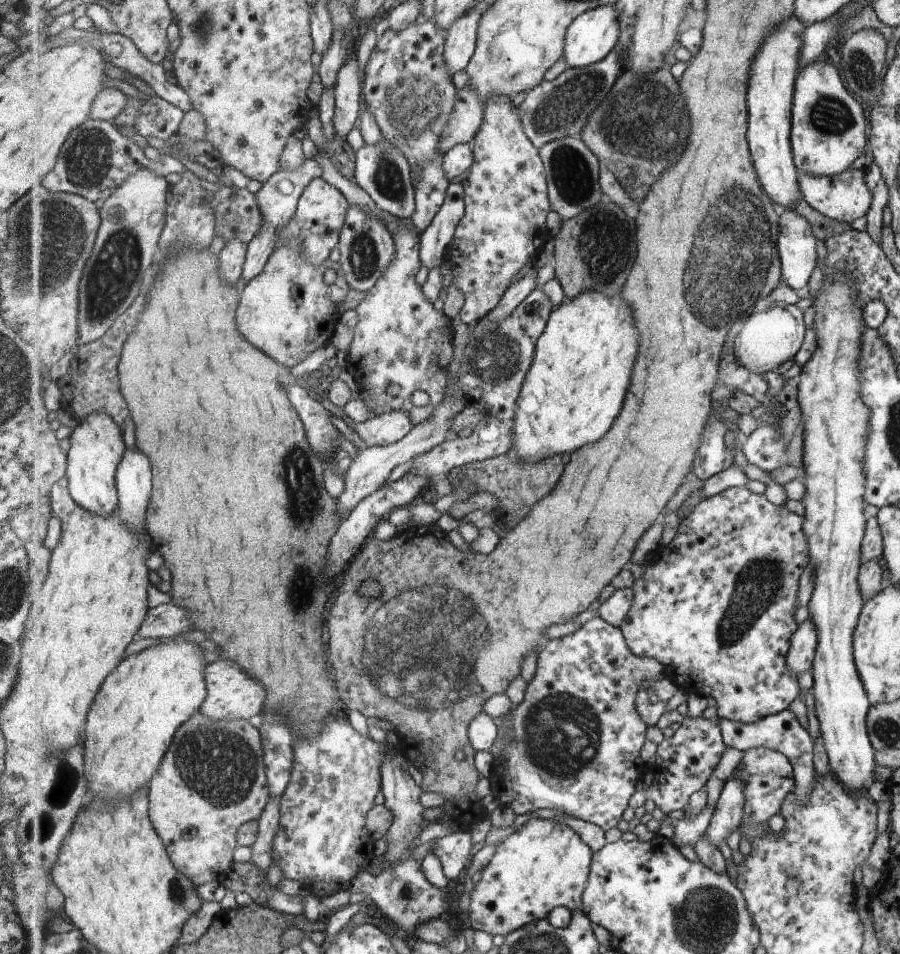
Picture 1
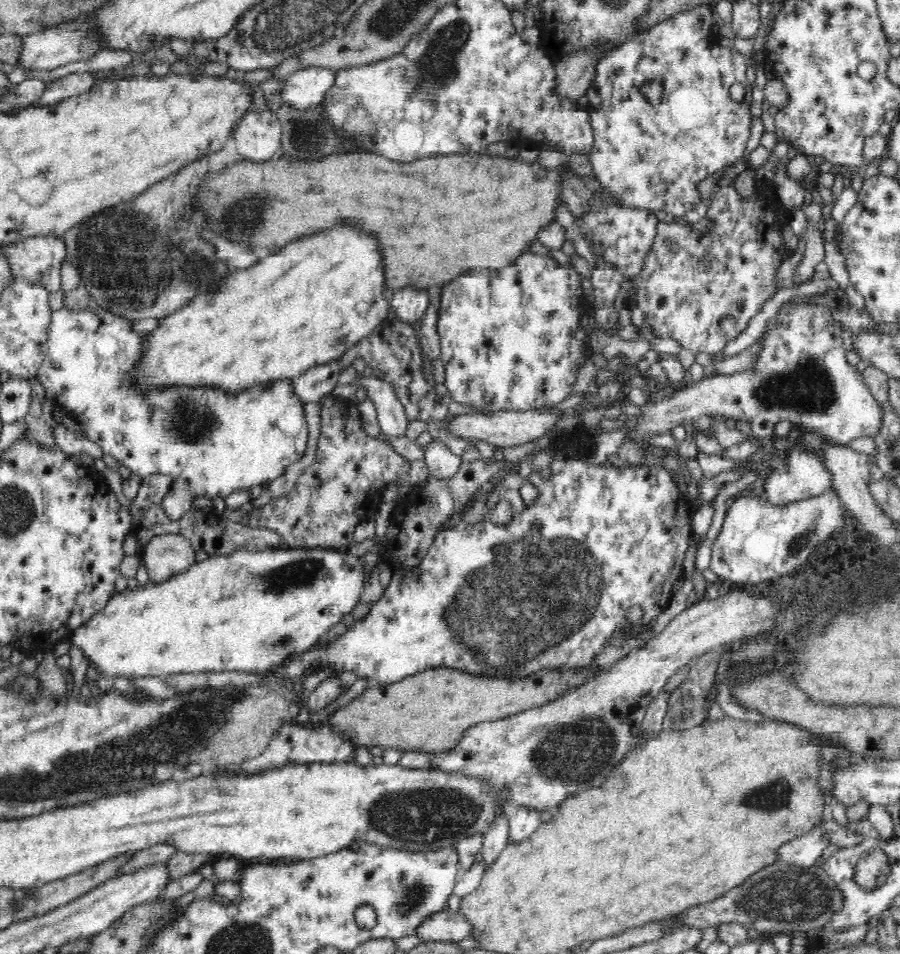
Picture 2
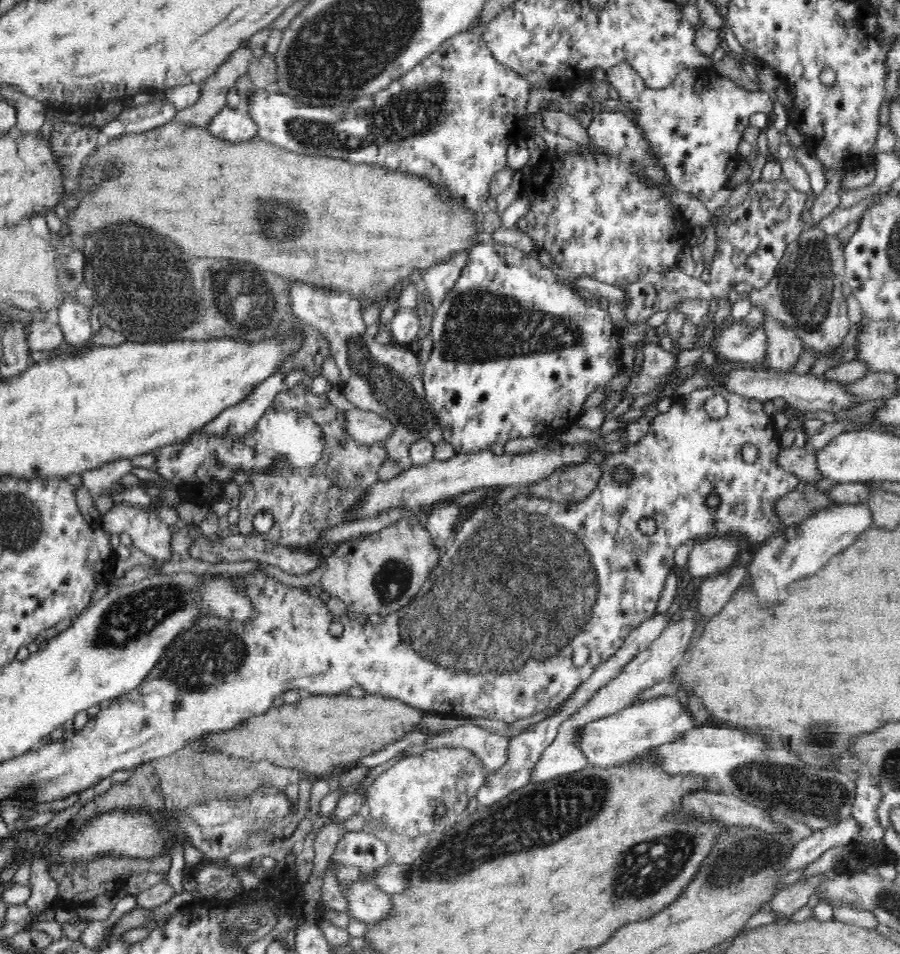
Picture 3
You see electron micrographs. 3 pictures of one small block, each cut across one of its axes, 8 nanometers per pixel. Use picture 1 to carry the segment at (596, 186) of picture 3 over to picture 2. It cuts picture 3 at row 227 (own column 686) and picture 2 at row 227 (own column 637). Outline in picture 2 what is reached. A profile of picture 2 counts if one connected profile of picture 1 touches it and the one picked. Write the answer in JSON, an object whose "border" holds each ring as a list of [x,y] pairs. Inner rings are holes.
{"border":[[[603,191],[594,197],[591,209],[581,218],[575,219],[575,224],[585,240],[591,240],[590,249],[595,249],[599,254],[614,264],[618,271],[624,272],[624,277],[636,275],[644,263],[644,252],[652,243],[653,235],[656,234],[658,219],[656,214],[646,209],[626,209],[608,204],[608,195]]]}

